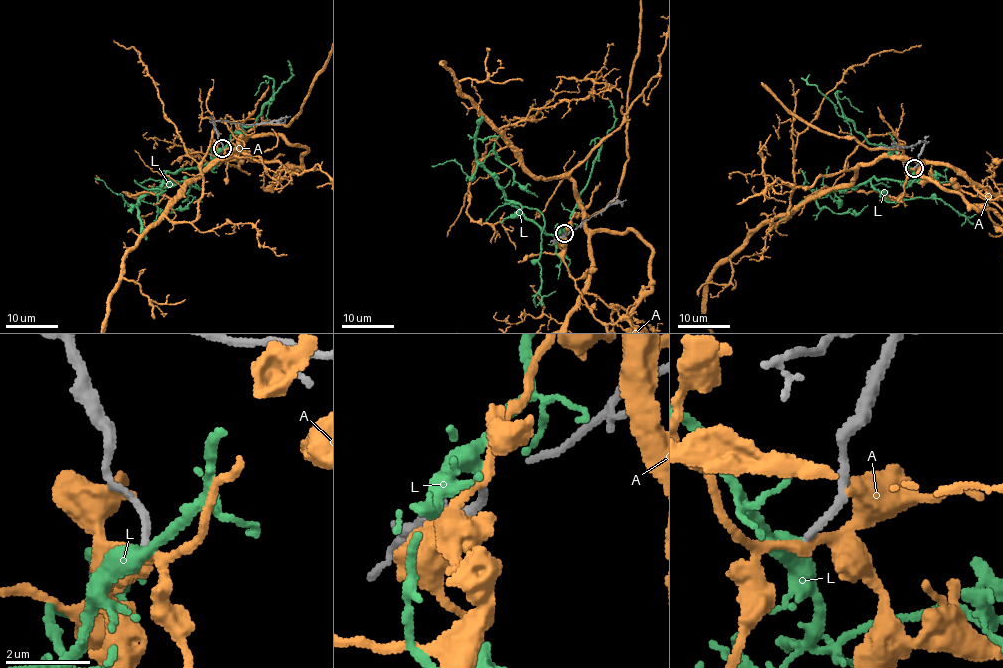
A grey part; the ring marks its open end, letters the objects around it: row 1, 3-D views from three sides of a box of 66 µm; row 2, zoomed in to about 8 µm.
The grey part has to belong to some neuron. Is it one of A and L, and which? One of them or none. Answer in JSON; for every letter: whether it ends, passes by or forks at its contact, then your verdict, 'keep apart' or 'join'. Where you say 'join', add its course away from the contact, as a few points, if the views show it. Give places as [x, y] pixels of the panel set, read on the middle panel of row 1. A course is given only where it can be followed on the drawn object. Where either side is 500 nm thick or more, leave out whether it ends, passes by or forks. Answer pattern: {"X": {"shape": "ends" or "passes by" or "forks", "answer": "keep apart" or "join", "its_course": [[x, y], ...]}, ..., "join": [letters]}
{"A": {"shape": "passes by", "answer": "keep apart"}, "L": {"shape": "passes by", "answer": "join", "its_course": [[565, 233], [547, 235], [507, 202], [498, 181], [479, 163], [494, 151], [513, 171], [514, 179], [538, 196]]}, "join": ["L"]}

